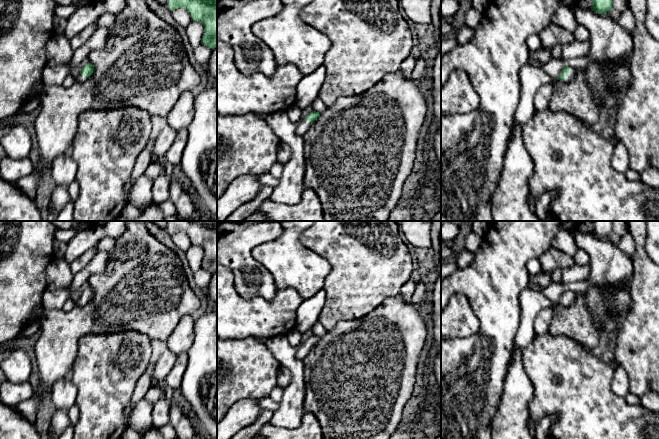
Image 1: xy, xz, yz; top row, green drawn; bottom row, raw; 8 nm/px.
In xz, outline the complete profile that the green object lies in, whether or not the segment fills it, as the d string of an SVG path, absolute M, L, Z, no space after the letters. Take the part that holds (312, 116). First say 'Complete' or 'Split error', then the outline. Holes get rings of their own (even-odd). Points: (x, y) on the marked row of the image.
Split error. M312 111L305 116L304 119L301 119L296 127L296 133L300 136L303 136L304 133L308 130L310 125L318 118L319 112Z

